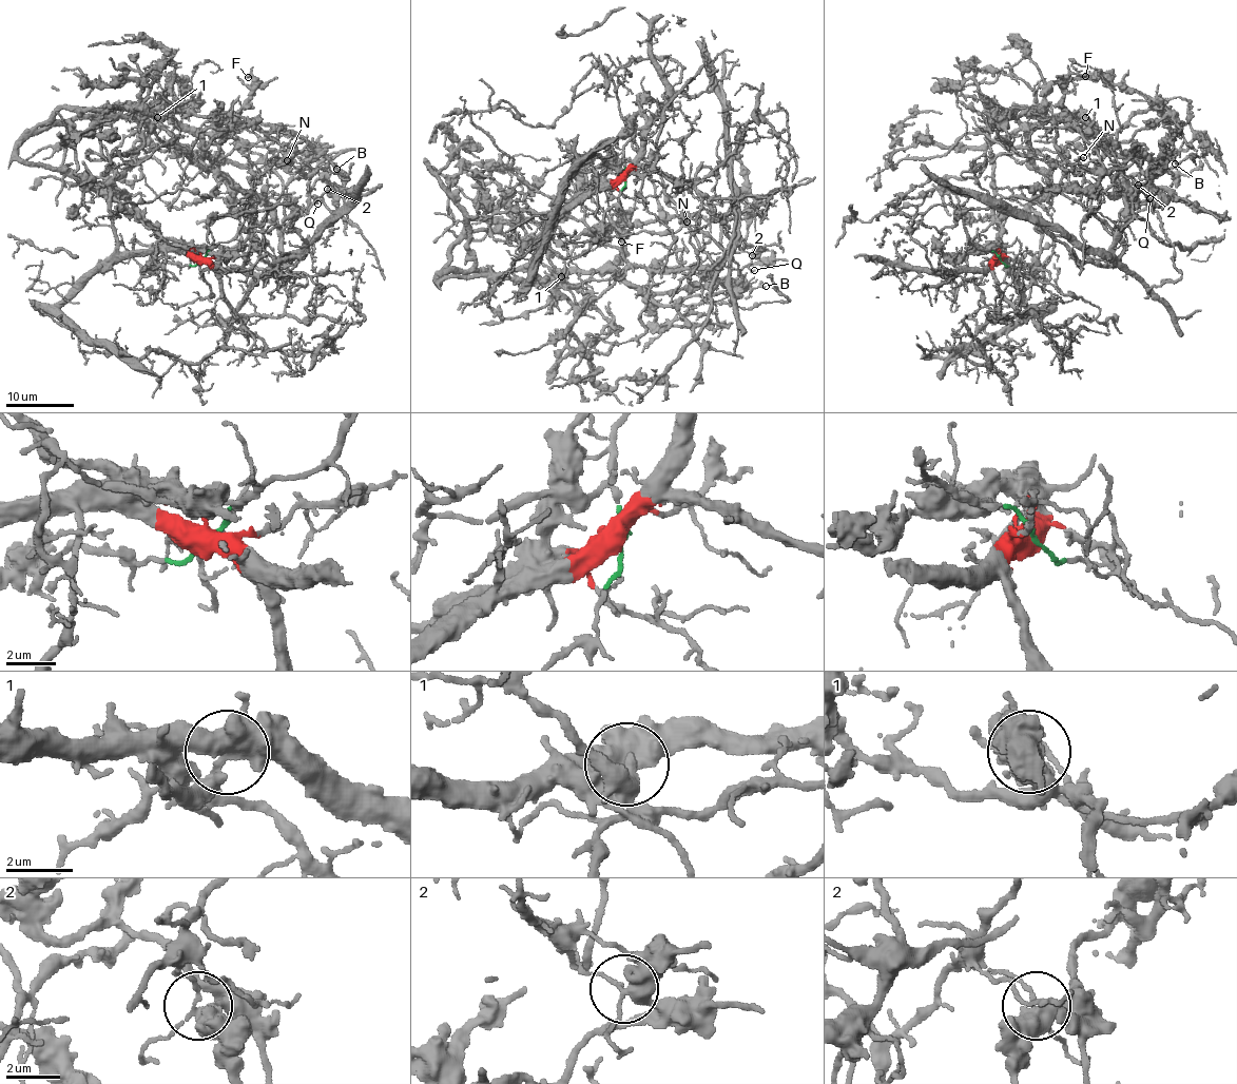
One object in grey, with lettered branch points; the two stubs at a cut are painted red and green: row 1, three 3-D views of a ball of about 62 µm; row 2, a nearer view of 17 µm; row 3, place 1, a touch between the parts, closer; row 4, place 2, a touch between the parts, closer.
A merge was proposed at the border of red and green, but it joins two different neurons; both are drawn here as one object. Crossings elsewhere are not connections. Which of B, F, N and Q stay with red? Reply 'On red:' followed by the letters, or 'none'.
On red: F

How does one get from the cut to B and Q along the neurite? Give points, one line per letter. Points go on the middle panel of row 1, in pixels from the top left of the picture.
B: (625, 178), (629, 127), (682, 218), (731, 251), (715, 270), (719, 282), (766, 286)
Q: (625, 178), (629, 127), (682, 218), (731, 251), (725, 251), (720, 233), (728, 228), (755, 269)

